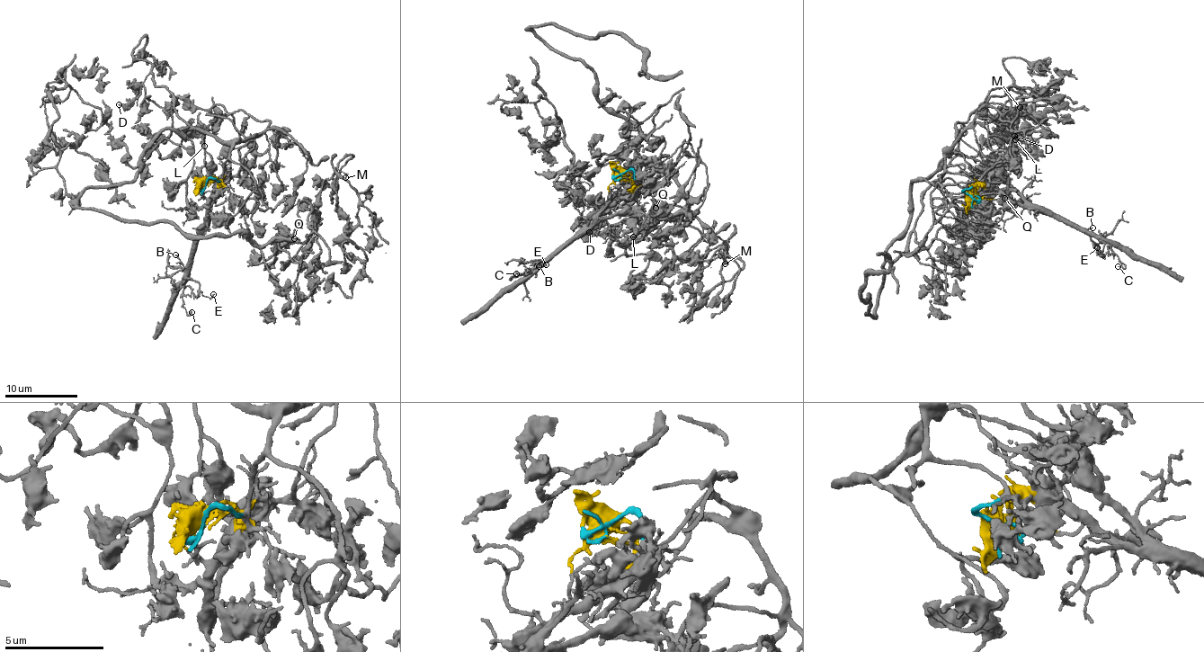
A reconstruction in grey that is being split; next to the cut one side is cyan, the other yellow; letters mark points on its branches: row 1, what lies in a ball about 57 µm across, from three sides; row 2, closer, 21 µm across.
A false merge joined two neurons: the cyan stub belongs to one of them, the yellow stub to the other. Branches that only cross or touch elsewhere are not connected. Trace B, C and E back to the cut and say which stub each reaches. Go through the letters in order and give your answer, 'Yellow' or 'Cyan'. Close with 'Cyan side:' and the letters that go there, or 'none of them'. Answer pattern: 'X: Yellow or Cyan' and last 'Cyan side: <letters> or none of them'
B: Yellow
C: Yellow
E: Yellow
Cyan side: none of them

